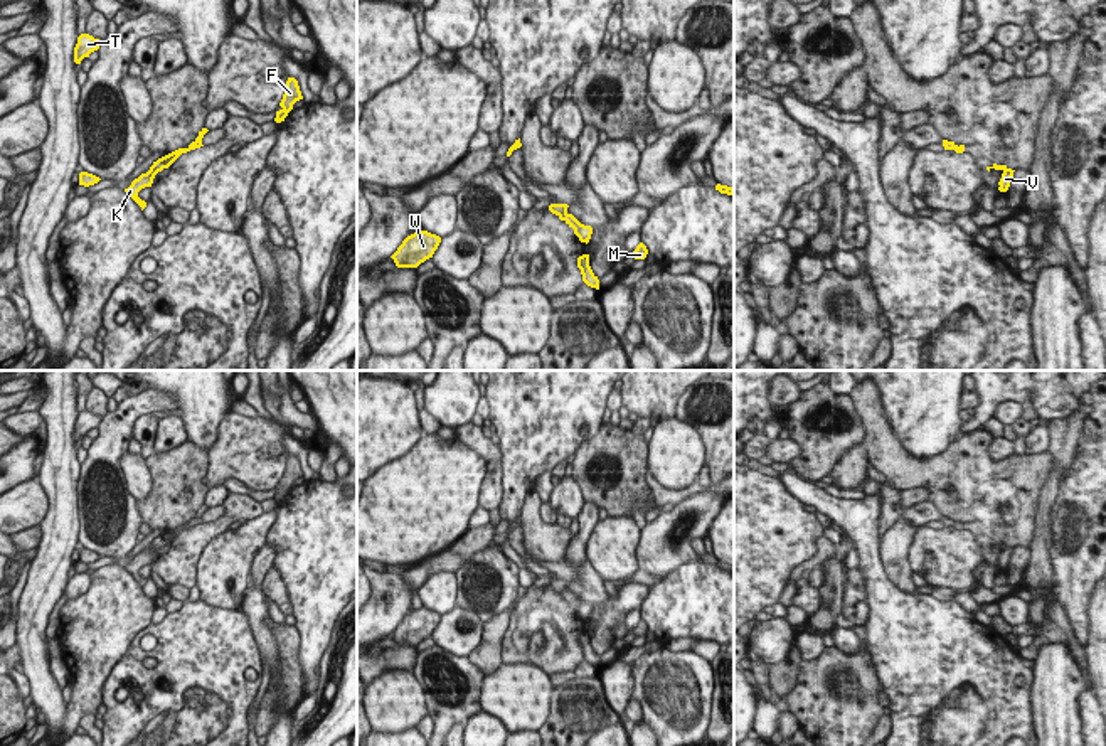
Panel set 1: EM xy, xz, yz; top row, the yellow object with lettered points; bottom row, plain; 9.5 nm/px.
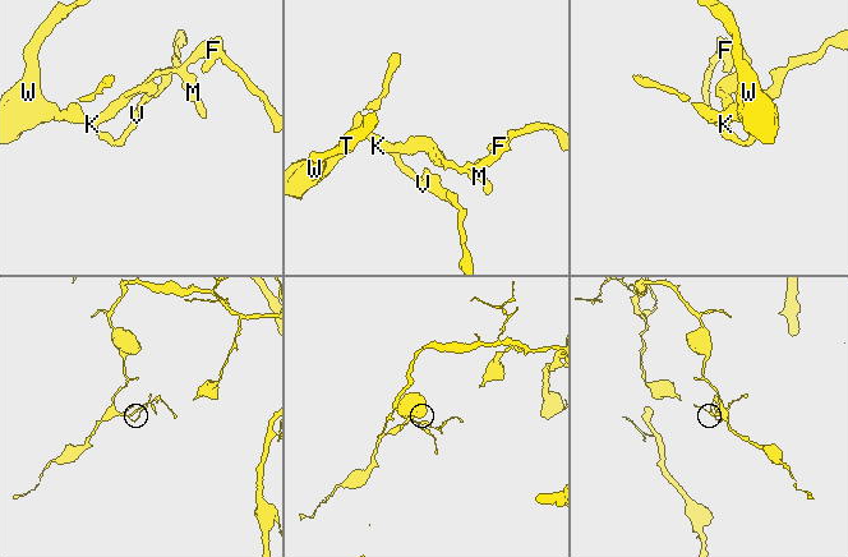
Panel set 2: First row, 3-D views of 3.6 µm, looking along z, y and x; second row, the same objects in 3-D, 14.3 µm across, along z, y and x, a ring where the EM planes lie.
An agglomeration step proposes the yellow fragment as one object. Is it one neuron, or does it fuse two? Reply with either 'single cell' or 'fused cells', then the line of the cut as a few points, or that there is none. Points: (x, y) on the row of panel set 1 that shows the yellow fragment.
single cell; no cut

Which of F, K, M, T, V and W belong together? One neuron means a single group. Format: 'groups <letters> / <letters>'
groups F K M T V W

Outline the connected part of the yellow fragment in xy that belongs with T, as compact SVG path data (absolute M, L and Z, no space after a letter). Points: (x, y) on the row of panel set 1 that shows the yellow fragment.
M81 34L74 47L74 62L81 64L84 57L89 57L91 52L98 51L103 40L94 39L89 34Z

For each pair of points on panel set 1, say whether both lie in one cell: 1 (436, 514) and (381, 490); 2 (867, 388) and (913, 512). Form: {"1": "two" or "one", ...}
{"1": "one", "2": "two"}

